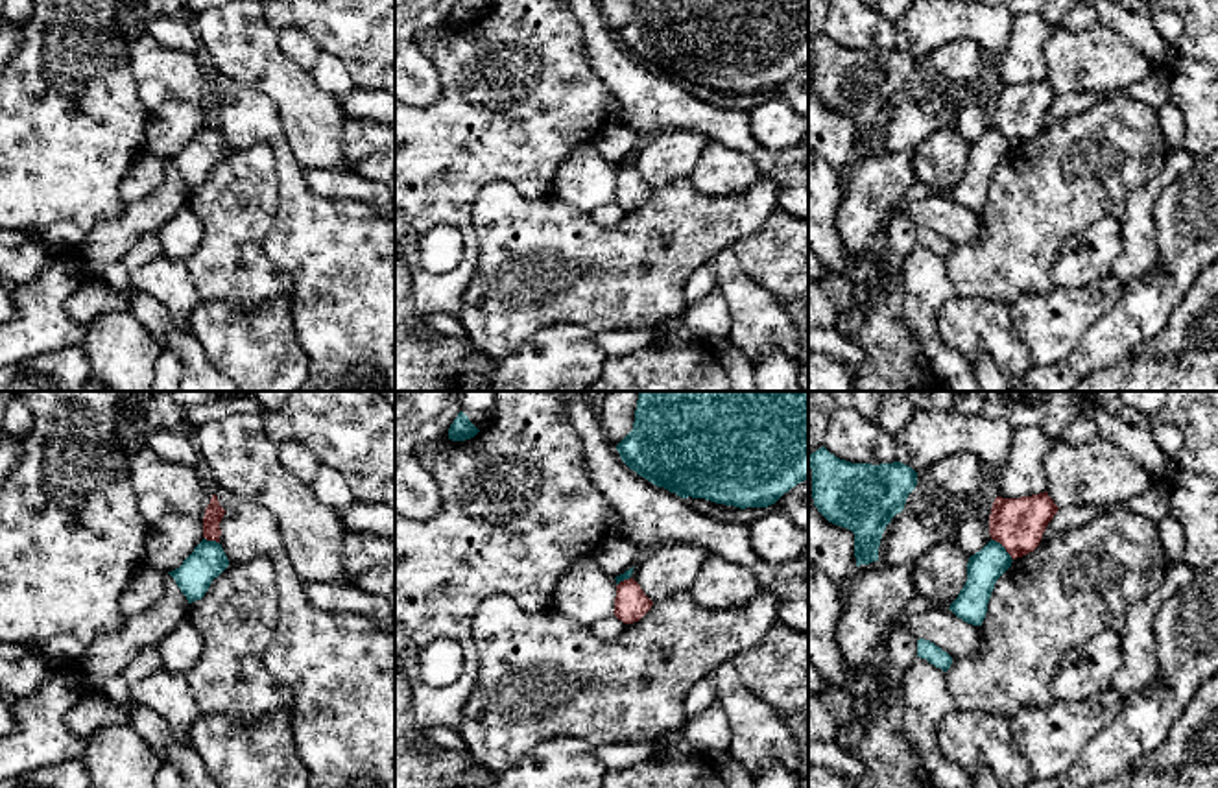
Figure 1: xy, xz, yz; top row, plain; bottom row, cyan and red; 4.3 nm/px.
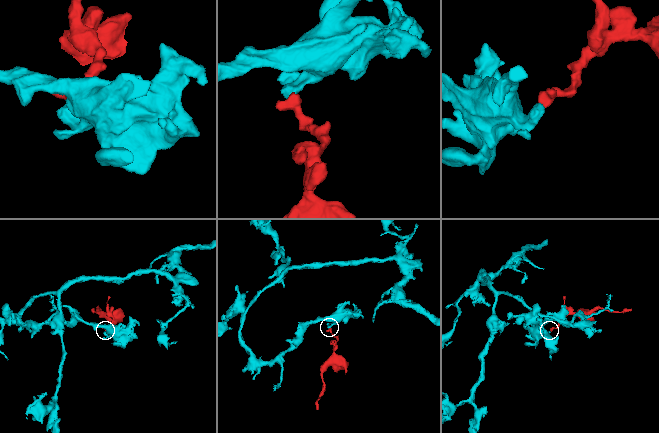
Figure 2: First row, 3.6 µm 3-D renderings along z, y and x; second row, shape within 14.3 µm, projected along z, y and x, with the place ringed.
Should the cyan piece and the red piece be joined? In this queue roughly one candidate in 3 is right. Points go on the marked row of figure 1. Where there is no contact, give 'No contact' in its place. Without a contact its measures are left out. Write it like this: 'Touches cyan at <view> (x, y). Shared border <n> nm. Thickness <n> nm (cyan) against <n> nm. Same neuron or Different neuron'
Touches cyan at yz (1004, 549). Shared border 140 nm. Thickness 150 nm (cyan) against 220 nm. Different neuron

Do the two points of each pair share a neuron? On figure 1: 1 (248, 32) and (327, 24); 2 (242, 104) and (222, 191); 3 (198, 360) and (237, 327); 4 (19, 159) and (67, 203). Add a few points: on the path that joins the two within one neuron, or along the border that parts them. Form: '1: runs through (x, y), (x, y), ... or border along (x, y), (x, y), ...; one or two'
1: border along (266, 19), (275, 34); two
2: border along (229, 150), (266, 144), (274, 159); two
3: border along (189, 331), (207, 358), (222, 371); two
4: runs through (32, 167), (56, 191); one

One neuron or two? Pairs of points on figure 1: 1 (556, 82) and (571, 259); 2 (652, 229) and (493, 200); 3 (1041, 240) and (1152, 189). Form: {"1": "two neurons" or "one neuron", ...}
{"1": "two neurons", "2": "one neuron", "3": "two neurons"}

